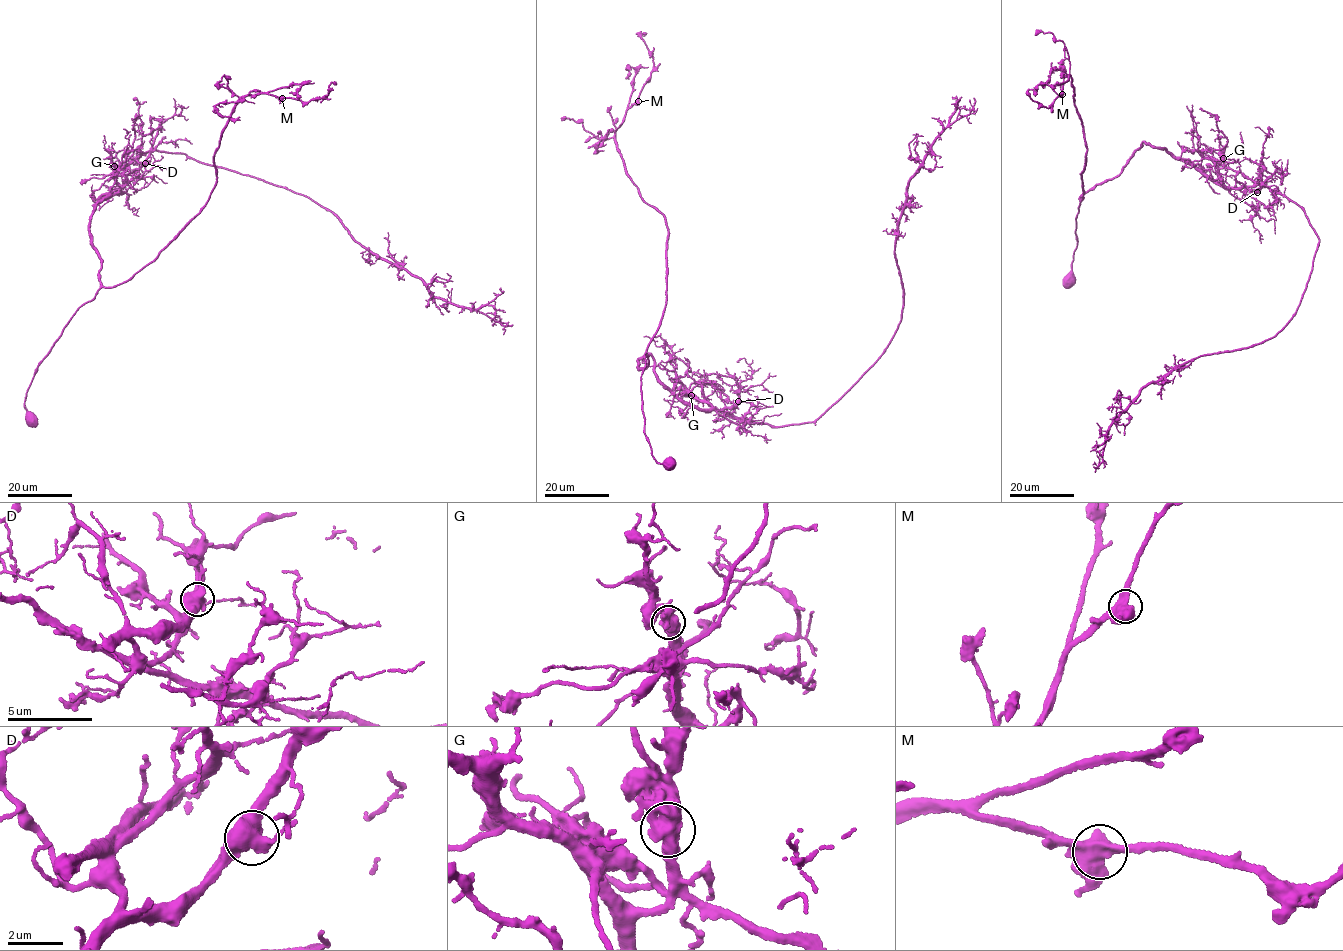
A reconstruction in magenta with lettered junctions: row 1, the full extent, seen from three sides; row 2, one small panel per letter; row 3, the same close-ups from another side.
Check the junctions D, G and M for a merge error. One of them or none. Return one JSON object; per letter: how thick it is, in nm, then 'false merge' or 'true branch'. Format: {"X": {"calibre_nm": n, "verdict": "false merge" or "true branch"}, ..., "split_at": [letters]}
{"D": {"calibre_nm": 550, "verdict": "true branch"}, "G": {"calibre_nm": 550, "verdict": "false merge"}, "M": {"calibre_nm": 550, "verdict": "true branch"}, "split_at": ["G"]}

